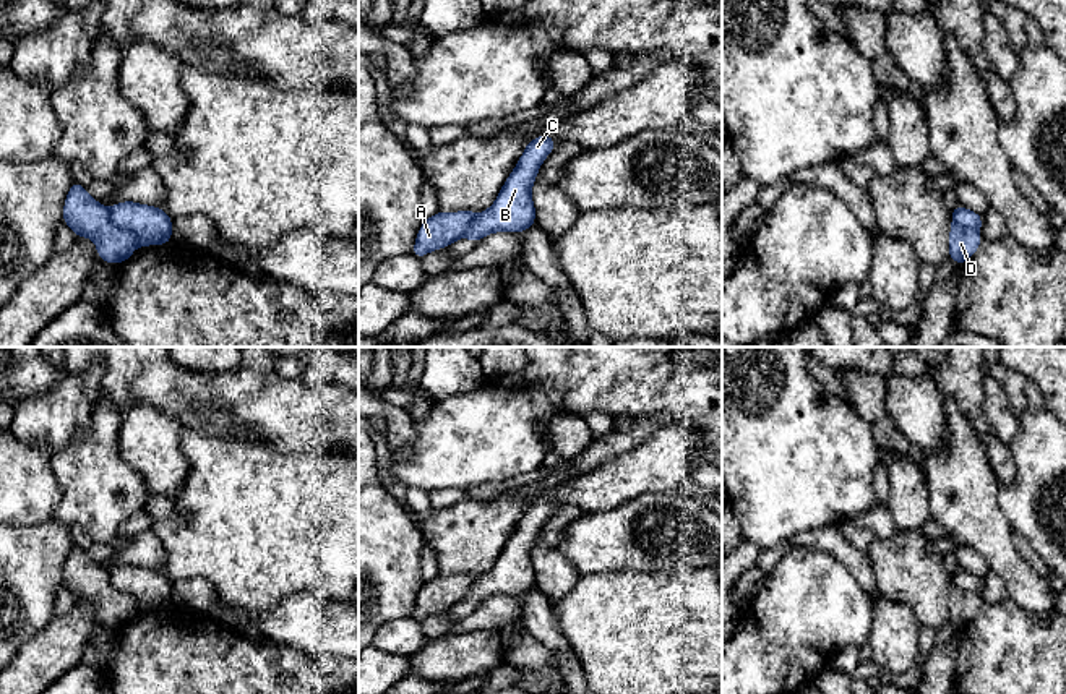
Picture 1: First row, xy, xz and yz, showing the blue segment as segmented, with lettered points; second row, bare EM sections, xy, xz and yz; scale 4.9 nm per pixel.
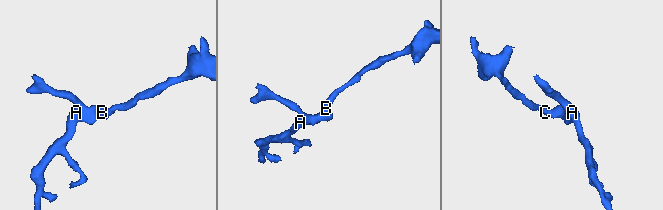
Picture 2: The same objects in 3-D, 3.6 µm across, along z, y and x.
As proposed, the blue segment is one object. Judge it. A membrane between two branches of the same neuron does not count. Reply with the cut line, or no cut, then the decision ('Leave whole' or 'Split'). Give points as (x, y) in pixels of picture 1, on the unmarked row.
Split along xy (107, 573), (109, 582), (125, 592), (137, 607). Split

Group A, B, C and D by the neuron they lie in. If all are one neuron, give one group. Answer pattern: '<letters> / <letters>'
A D / B C

